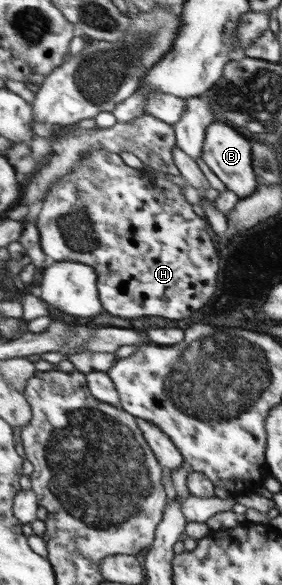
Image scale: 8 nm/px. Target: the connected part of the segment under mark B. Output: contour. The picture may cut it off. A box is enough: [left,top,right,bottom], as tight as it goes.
[202,122,260,200]

